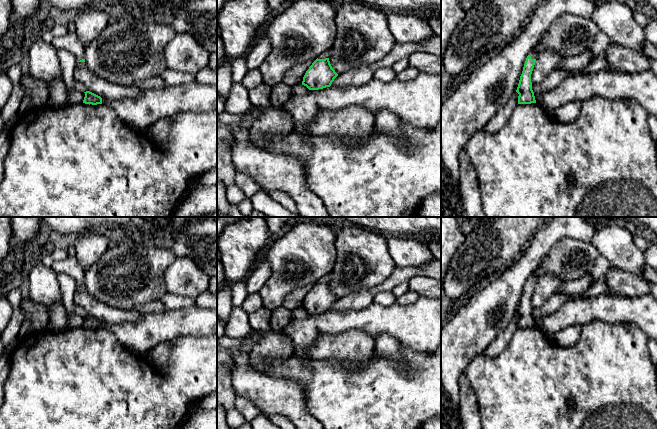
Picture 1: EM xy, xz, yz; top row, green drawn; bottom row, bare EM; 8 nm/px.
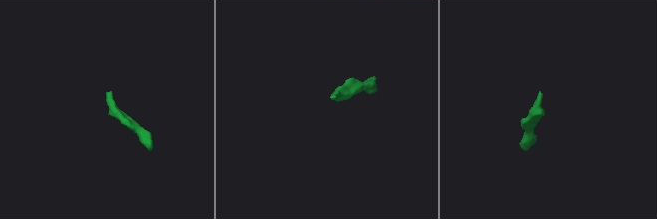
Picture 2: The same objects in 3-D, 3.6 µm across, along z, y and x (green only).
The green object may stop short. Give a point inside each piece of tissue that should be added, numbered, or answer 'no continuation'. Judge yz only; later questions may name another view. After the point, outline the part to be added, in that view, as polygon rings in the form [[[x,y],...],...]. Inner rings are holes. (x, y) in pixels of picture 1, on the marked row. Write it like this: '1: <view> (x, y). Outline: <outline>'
1: yz (533, 53). Outline: [[[547,32],[543,33],[541,39],[539,40],[539,42],[535,45],[535,47],[533,48],[533,50],[529,53],[529,55],[531,56],[532,59],[536,59],[537,58],[537,50],[539,48],[540,43],[543,41],[543,39],[546,37]]]

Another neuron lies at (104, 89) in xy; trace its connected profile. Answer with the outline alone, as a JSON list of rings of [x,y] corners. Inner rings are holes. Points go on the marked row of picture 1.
[[[77,62],[74,78],[82,83],[87,91],[108,100],[133,99],[140,95],[141,89],[136,86],[122,86],[110,83],[92,73],[85,62]]]

